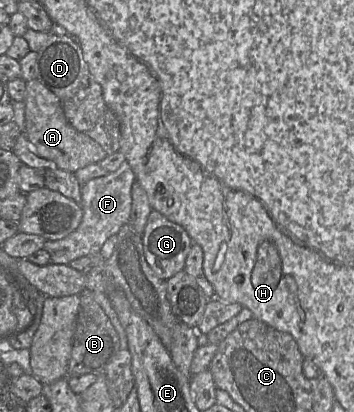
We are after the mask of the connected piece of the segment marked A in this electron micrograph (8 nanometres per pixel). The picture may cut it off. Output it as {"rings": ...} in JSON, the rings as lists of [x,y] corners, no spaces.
{"rings":[[[37,78],[27,81],[24,104],[24,133],[40,157],[54,162],[60,169],[75,173],[90,164],[101,162],[107,156],[101,145],[70,125],[60,99]]]}

